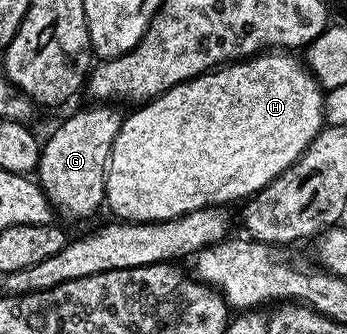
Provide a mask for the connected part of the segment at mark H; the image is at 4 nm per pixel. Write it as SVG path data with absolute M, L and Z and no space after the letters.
M273 49L253 55L251 59L225 63L223 67L218 67L214 71L205 71L197 79L187 79L184 83L174 85L166 93L156 96L155 99L147 100L133 110L136 111L133 115L125 114L118 129L118 137L114 137L114 145L108 158L108 170L104 172L106 207L116 214L113 216L117 220L130 223L157 223L163 219L173 219L184 215L194 209L229 205L228 203L234 202L235 199L247 200L257 191L261 191L267 183L278 178L283 171L290 169L290 165L294 165L302 157L302 153L312 144L314 137L326 123L324 117L325 92L317 83L316 76L301 60L299 63L292 55L295 54L284 49Z

